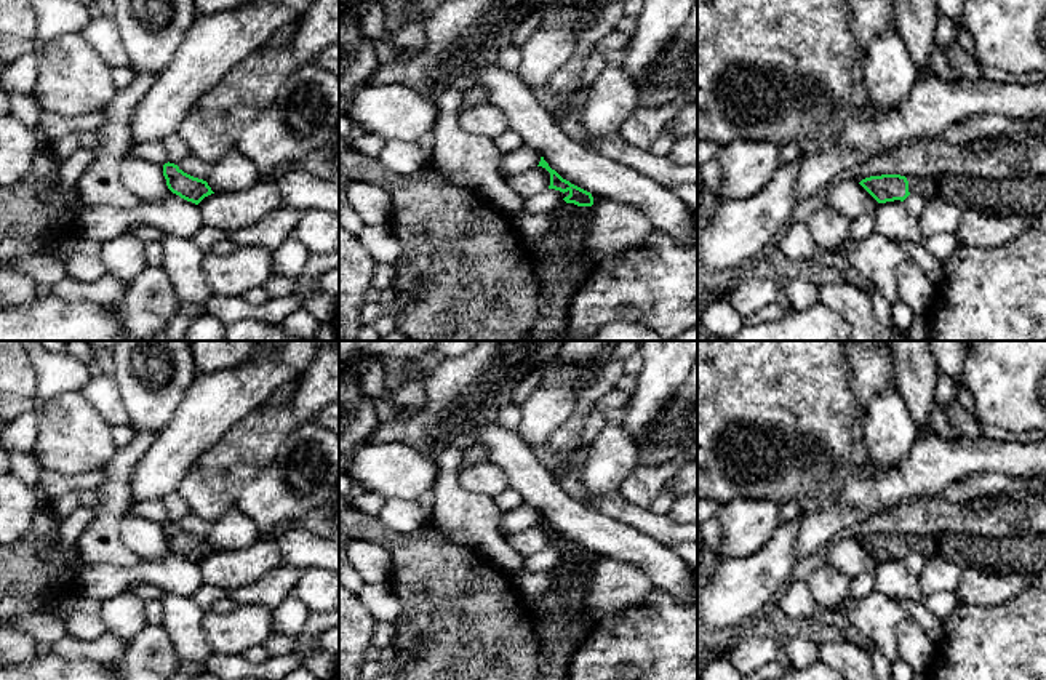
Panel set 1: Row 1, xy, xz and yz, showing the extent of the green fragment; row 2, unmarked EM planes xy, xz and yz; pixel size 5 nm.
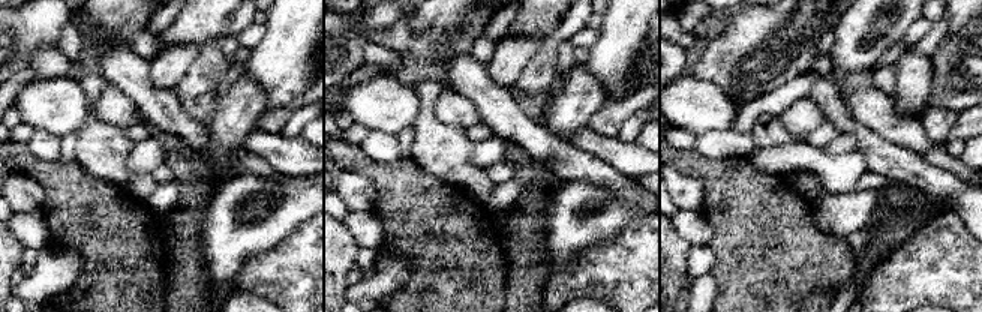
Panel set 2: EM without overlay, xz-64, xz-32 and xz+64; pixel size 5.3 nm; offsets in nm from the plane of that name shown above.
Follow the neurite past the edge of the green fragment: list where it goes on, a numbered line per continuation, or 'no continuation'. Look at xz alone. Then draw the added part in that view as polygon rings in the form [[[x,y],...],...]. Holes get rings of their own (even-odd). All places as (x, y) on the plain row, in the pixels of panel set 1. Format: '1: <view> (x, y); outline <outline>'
1: xz (560, 620); outline [[[569,549],[563,552],[560,562],[552,570],[553,582],[550,590],[536,603],[526,605],[528,613],[536,626],[537,638],[541,643],[539,648],[539,667],[534,680],[566,680],[568,678],[568,667],[574,656],[574,653],[579,650],[581,643],[589,635],[589,624],[585,616],[585,592],[587,592],[587,582],[589,582],[589,573],[592,570],[592,565],[598,562],[600,555],[593,555],[592,565],[577,565],[574,562],[566,562],[563,557],[569,554]]]

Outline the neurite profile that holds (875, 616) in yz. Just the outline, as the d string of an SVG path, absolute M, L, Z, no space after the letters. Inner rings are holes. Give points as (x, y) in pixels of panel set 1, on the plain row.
M872 590L857 600L852 610L843 608L841 614L852 629L868 638L889 662L897 659L897 626L908 618L908 614L892 597Z

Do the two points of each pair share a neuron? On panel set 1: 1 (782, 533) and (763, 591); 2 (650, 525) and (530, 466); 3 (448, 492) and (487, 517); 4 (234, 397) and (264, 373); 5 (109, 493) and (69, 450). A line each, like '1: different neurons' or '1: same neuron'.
1: same neuron
2: different neurons
3: same neuron
4: same neuron
5: different neurons

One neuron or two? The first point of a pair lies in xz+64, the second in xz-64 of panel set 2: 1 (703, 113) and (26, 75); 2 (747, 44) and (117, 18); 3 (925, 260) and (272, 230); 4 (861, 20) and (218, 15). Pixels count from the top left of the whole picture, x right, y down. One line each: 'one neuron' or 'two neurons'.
1: two neurons
2: one neuron
3: two neurons
4: two neurons

